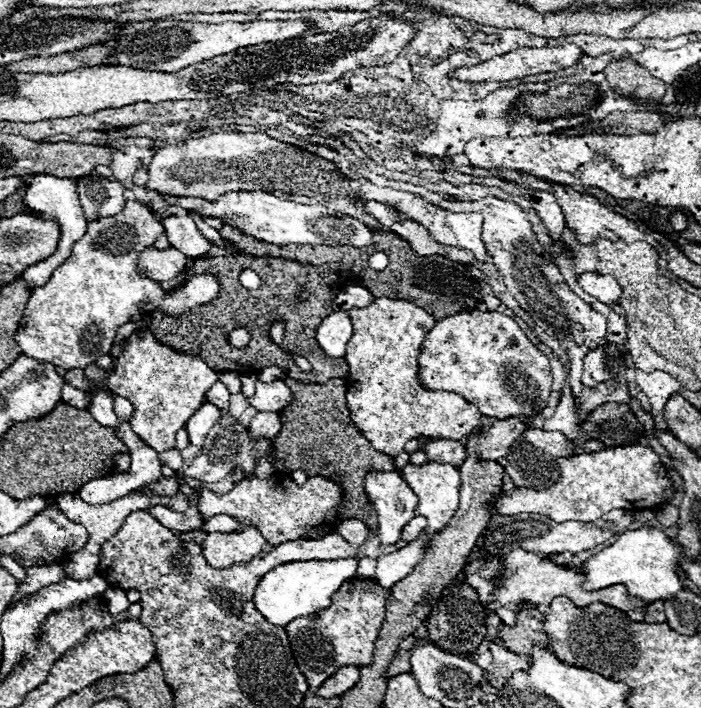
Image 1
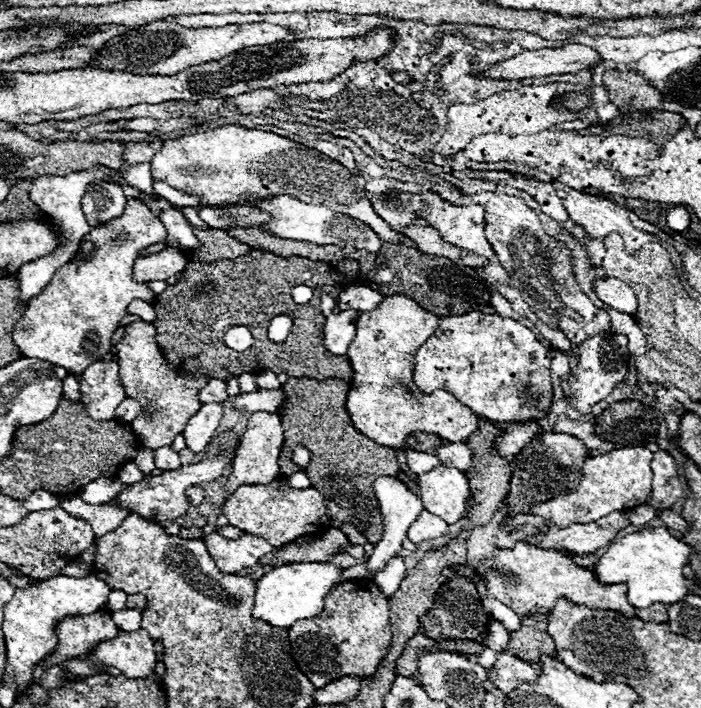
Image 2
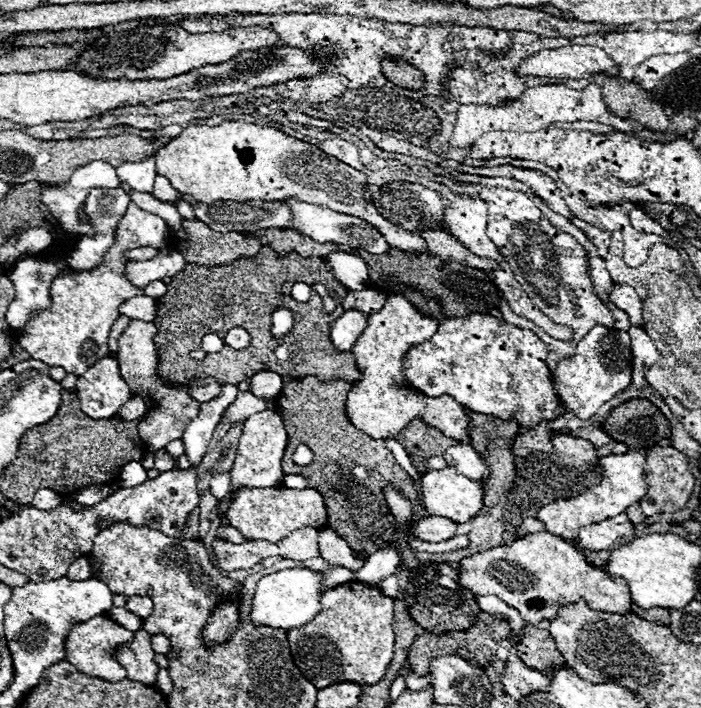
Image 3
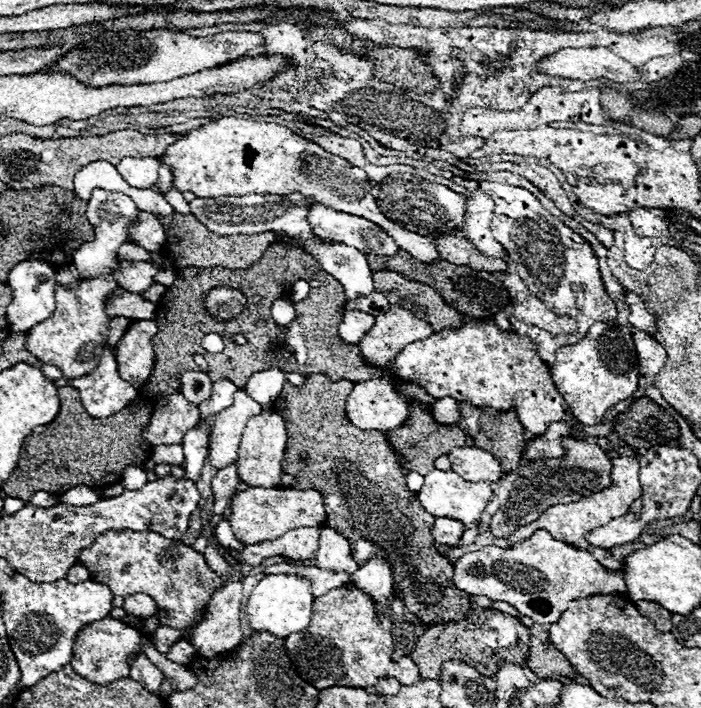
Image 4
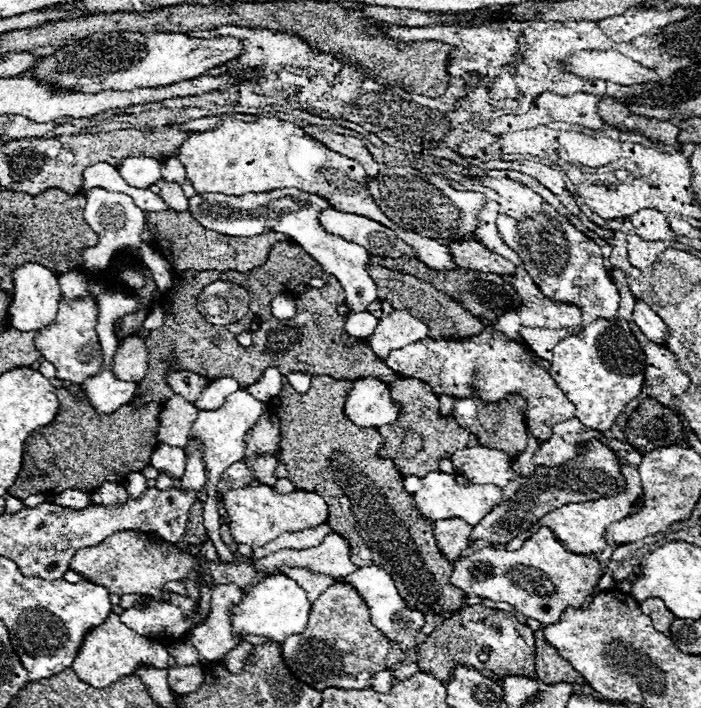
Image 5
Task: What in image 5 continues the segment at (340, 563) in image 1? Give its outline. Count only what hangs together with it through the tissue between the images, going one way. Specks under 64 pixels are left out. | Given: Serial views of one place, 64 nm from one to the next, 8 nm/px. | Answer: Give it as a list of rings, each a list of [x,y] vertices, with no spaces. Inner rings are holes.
[[[274,574],[260,580],[246,596],[244,600],[234,608],[232,626],[236,634],[256,634],[266,636],[276,642],[284,642],[292,634],[304,632],[310,616],[310,600],[306,592],[288,576]]]

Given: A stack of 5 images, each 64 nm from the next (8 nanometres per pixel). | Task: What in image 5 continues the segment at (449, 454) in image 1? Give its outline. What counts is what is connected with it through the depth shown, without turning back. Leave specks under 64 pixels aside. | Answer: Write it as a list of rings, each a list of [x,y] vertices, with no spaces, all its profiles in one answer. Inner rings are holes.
[[[474,446],[474,448],[456,450],[450,460],[452,460],[454,472],[472,482],[494,484],[502,488],[514,476],[512,462],[500,450]]]

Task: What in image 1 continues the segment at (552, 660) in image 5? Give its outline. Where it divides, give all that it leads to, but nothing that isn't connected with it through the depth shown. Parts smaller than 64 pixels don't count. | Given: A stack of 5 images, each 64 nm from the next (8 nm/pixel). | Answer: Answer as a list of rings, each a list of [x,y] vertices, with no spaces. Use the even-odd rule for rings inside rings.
[[[528,602],[520,604],[516,608],[516,624],[500,626],[500,640],[506,648],[512,648],[512,652],[520,652],[524,656],[530,656],[530,648],[534,644],[548,648],[548,636],[542,628],[542,612]]]

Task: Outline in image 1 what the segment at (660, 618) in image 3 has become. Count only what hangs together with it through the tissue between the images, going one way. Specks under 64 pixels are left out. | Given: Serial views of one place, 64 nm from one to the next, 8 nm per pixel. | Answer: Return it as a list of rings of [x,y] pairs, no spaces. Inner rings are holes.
[[[654,602],[648,606],[648,622],[666,622],[666,614],[664,614],[664,606],[662,602]]]

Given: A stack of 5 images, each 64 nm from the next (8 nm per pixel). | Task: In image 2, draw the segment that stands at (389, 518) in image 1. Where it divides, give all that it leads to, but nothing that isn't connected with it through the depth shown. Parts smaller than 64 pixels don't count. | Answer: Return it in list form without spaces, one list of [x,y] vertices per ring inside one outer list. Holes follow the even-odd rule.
[[[380,476],[380,478],[374,480],[372,486],[374,486],[374,492],[376,492],[378,504],[380,504],[380,512],[384,516],[384,534],[382,534],[382,540],[374,546],[374,552],[368,558],[368,570],[374,576],[378,570],[382,570],[382,566],[384,566],[386,560],[390,560],[392,556],[396,556],[402,550],[402,540],[406,540],[406,532],[408,532],[410,524],[420,516],[422,502],[420,502],[420,498],[406,484],[402,484],[394,476]]]

